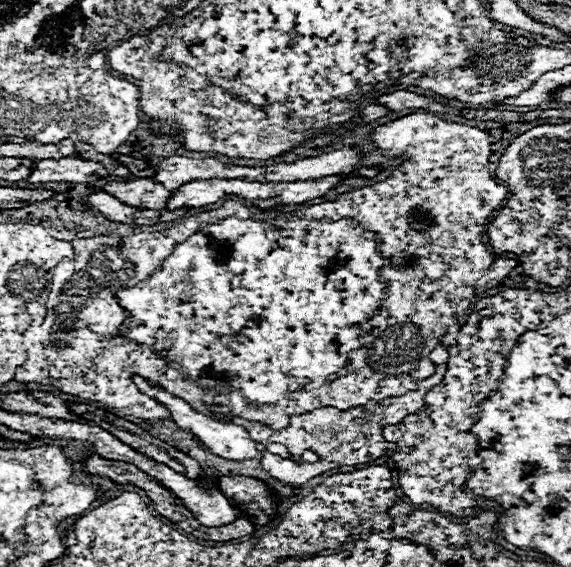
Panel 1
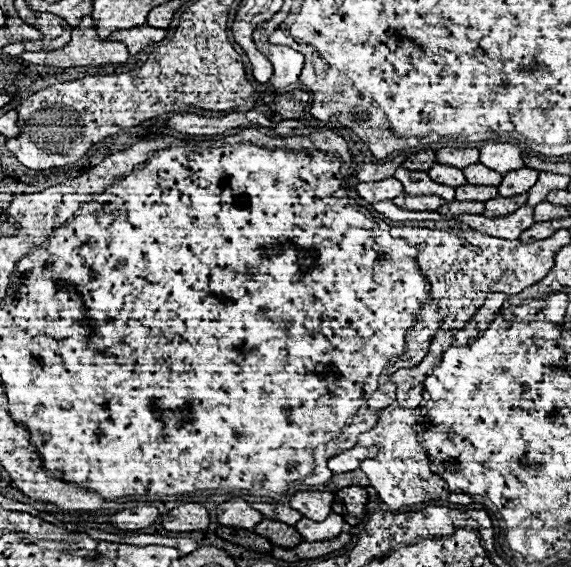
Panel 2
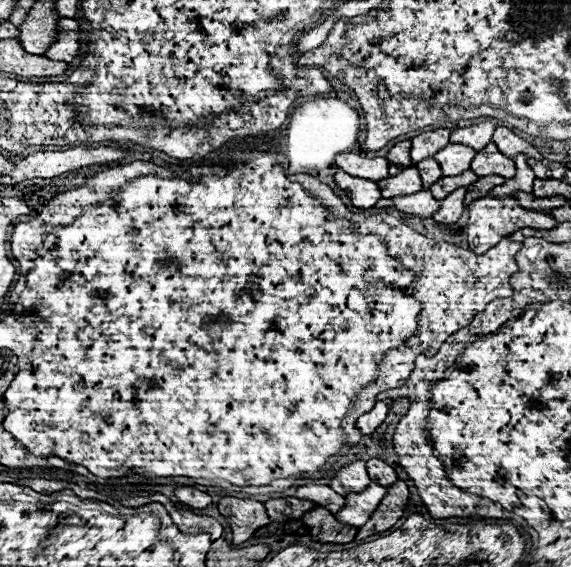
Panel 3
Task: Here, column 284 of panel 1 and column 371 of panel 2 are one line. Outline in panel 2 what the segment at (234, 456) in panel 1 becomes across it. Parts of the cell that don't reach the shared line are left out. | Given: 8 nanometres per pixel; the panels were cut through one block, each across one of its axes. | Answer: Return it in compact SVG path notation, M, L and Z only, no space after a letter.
M354 446L346 452L340 452L336 456L332 456L328 460L328 468L334 472L334 474L340 474L340 472L352 472L358 468L358 464L362 464L362 460L370 458L370 456L376 456L376 446L374 448L362 448L362 446Z

